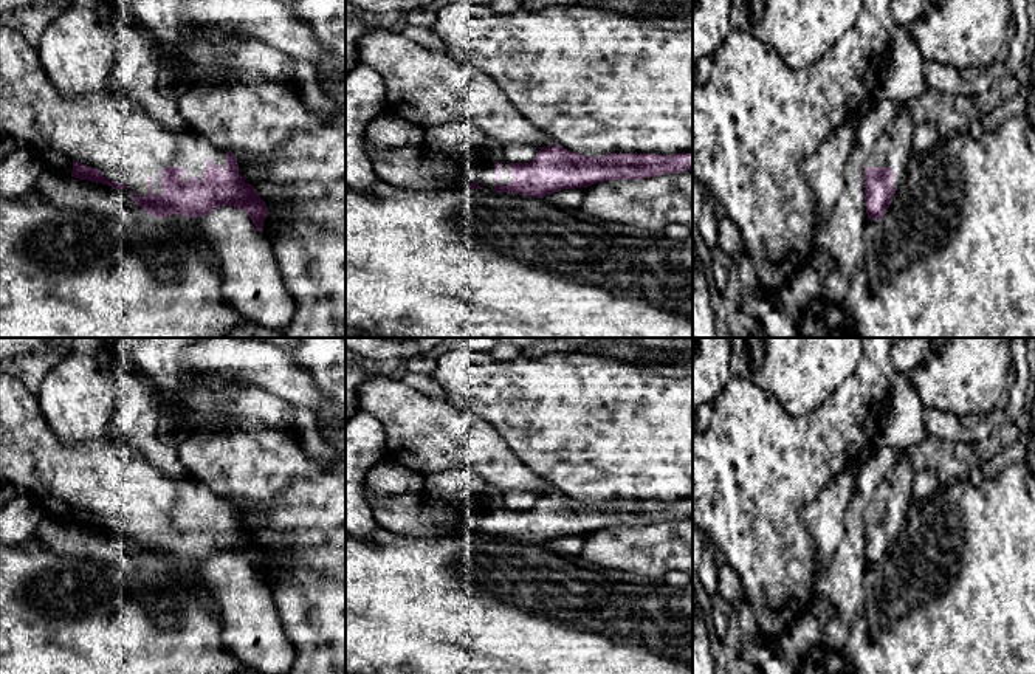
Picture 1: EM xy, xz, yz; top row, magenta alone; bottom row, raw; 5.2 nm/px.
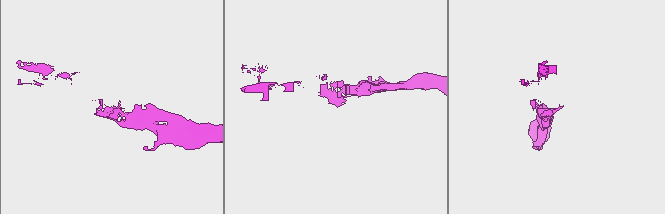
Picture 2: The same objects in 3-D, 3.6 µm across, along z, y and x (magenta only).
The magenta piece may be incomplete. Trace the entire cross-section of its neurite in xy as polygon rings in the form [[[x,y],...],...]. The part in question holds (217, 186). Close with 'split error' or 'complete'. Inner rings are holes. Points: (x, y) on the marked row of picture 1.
[[[0,25],[0,136],[31,146],[48,169],[79,180],[126,189],[149,215],[201,217],[220,206],[243,209],[263,232],[268,209],[257,189],[239,174],[239,158],[189,127],[174,132],[135,99],[115,93],[65,99],[46,74],[37,48]]] | split error

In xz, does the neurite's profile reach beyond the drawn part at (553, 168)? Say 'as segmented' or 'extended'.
extended

